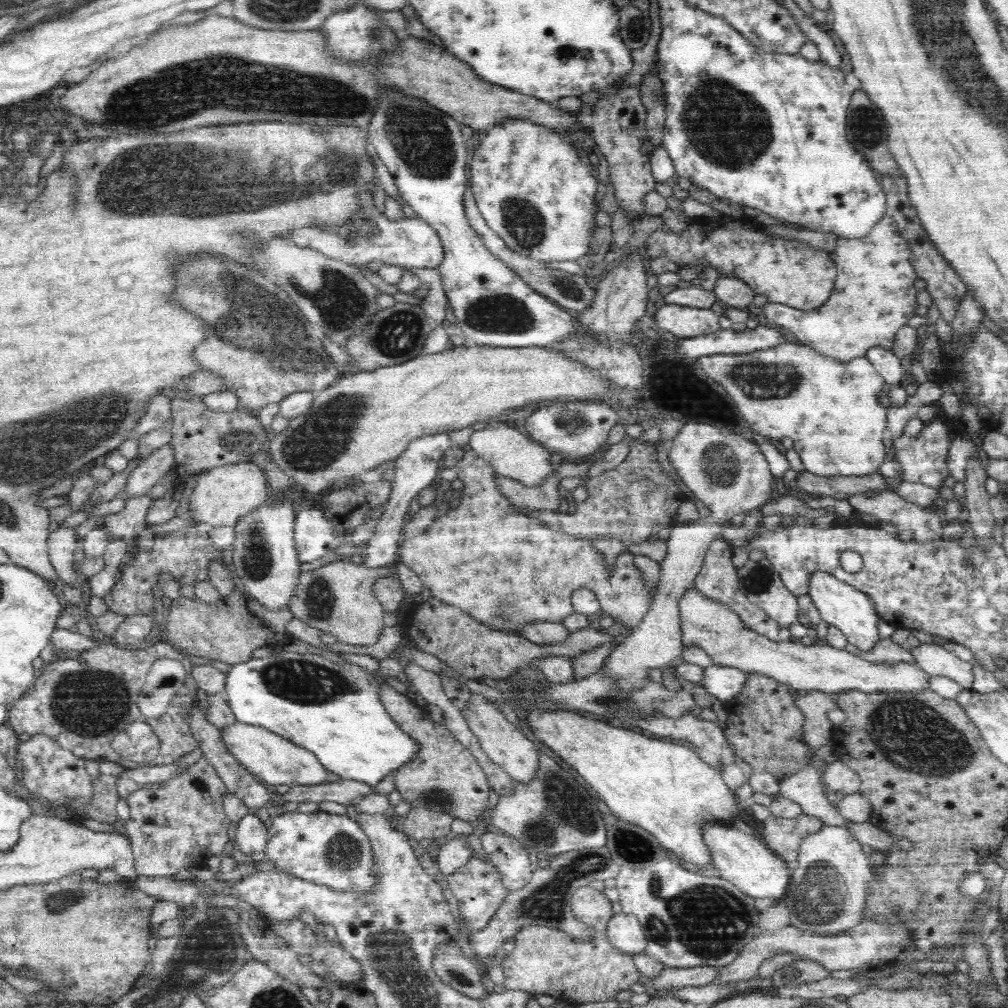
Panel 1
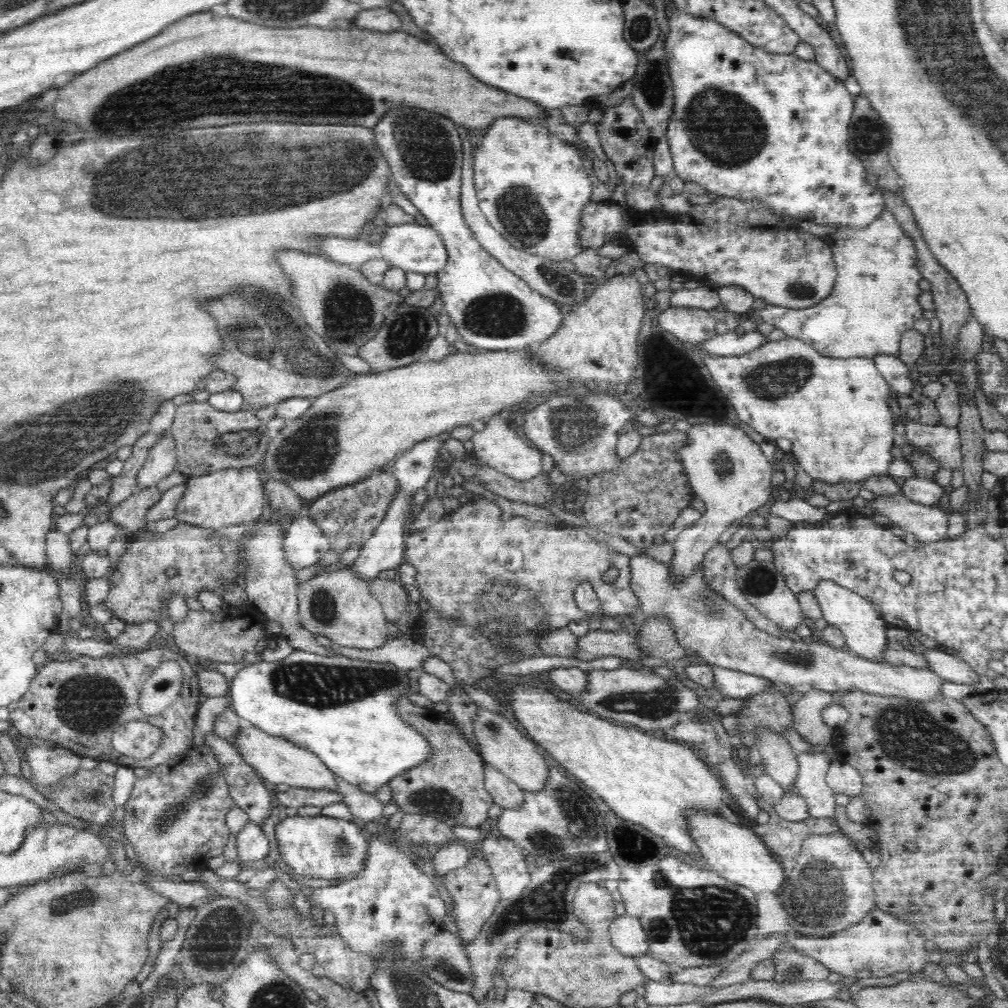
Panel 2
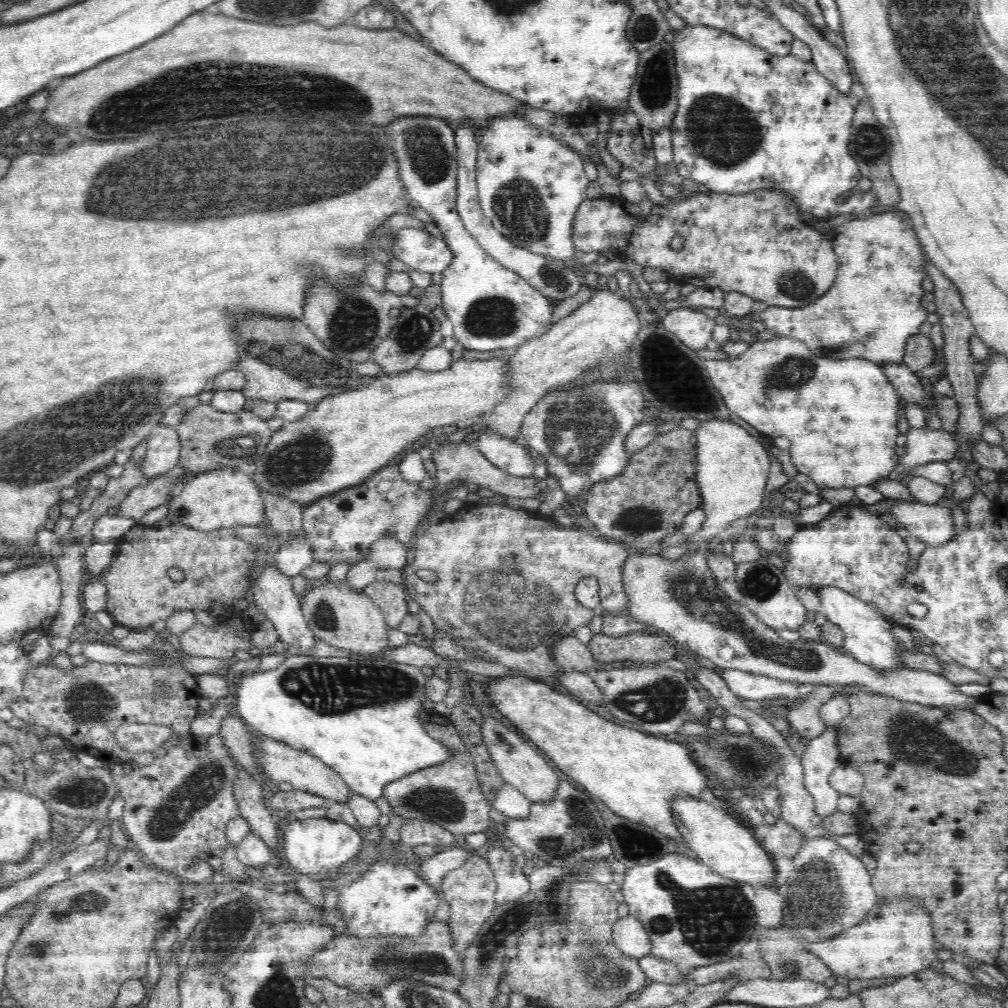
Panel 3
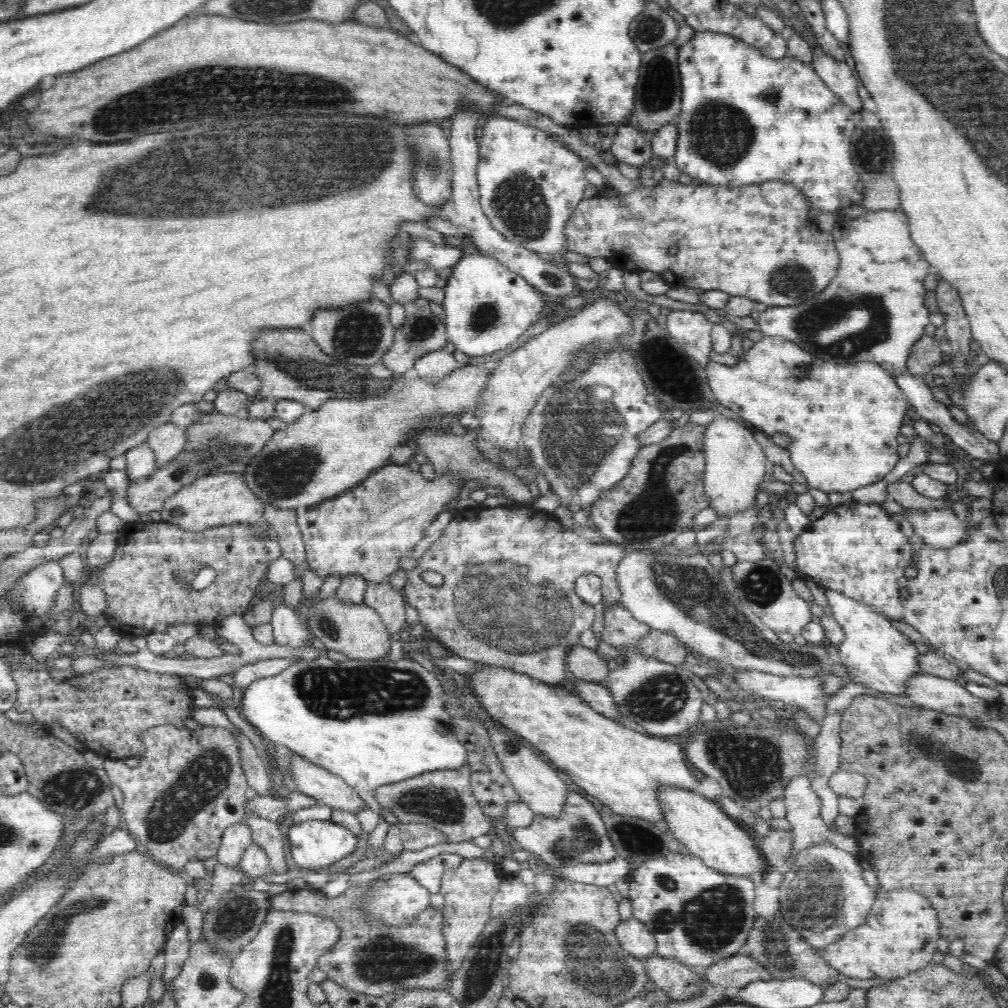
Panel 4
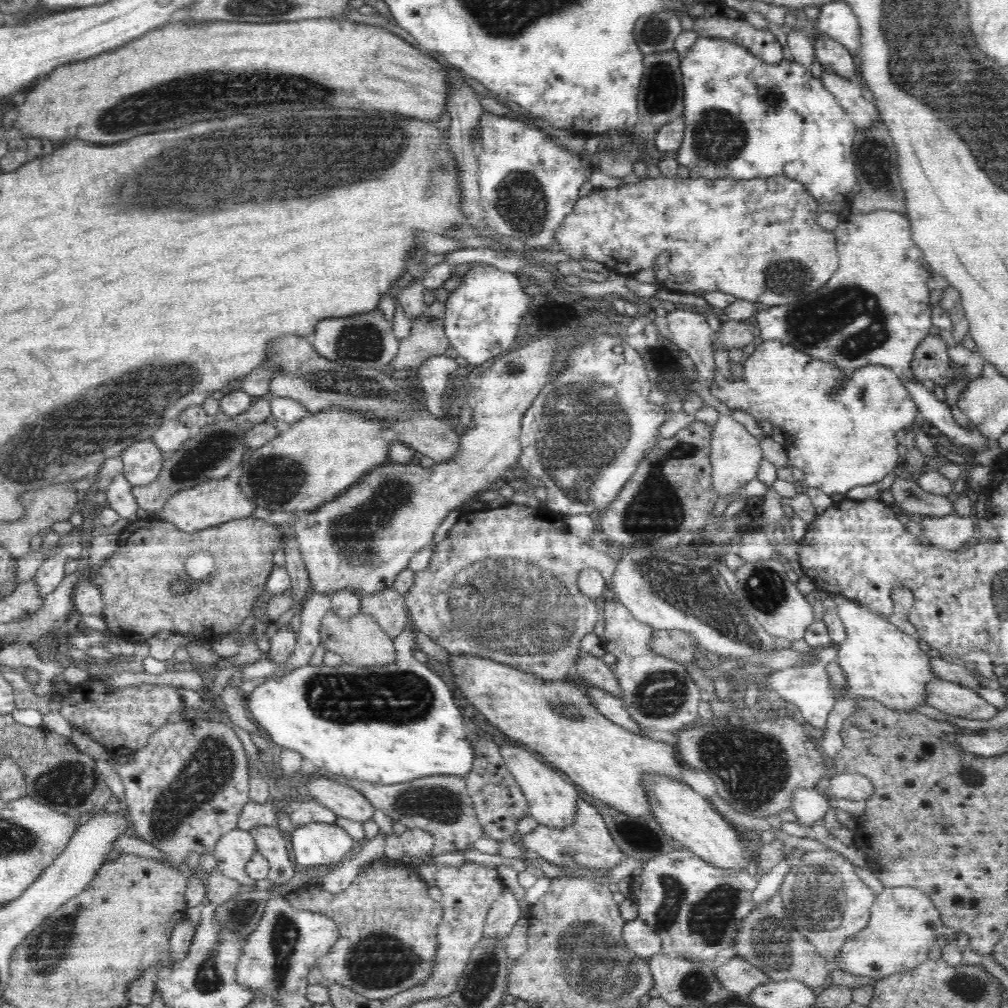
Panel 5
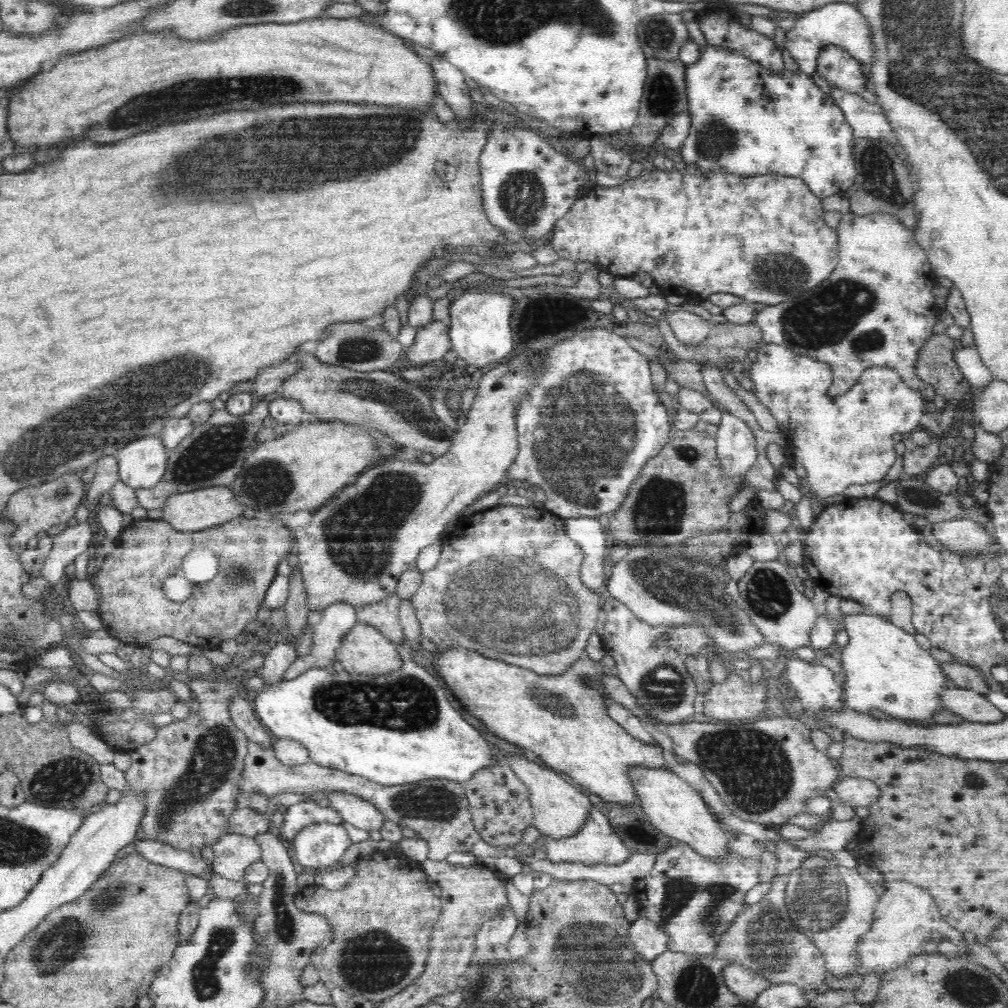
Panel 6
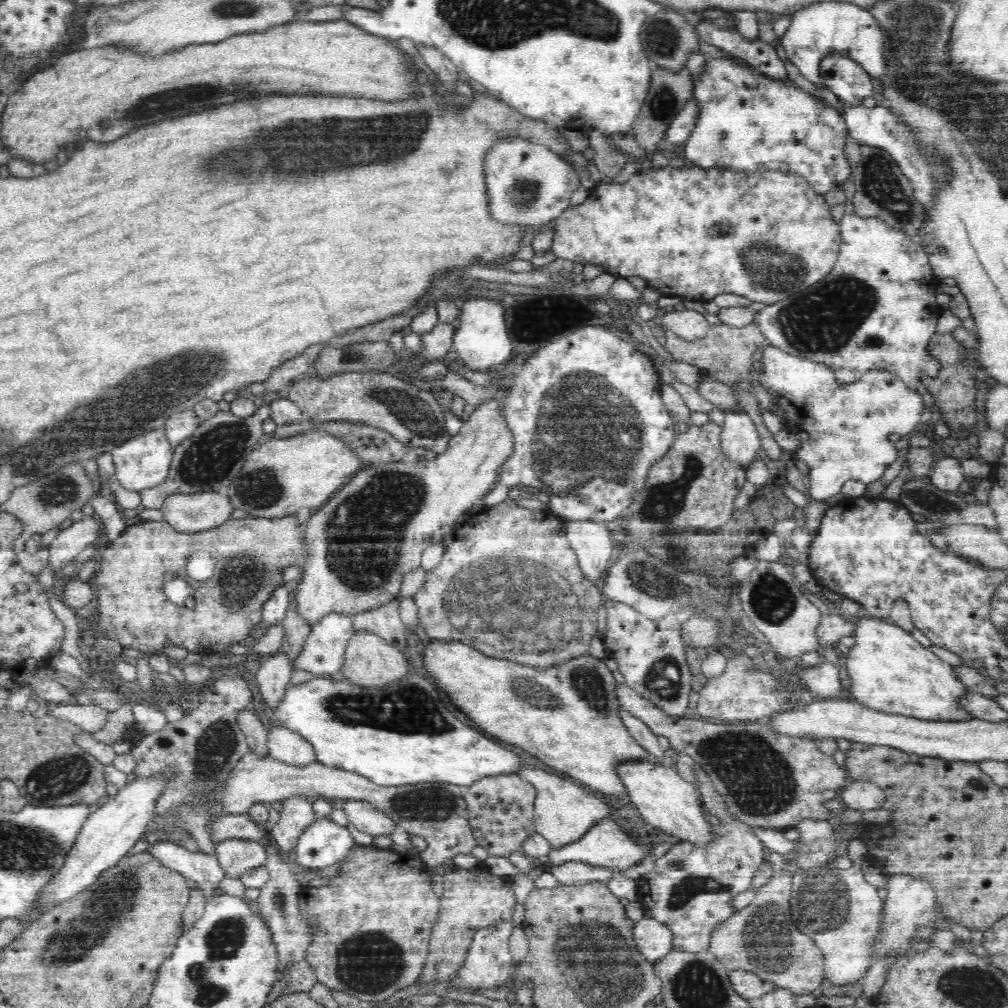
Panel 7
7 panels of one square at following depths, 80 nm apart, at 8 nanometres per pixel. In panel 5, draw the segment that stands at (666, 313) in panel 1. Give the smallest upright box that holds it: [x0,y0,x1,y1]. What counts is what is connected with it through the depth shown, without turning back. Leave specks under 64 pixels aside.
[666,309,716,386]

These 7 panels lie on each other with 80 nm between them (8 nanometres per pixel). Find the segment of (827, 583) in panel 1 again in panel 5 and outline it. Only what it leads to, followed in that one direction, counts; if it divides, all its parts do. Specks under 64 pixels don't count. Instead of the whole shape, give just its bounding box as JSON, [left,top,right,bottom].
[818,596,939,764]

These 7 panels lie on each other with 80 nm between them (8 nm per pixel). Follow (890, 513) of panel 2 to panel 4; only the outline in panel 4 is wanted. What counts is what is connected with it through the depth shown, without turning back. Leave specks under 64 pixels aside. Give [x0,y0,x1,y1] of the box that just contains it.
[905,508,968,548]

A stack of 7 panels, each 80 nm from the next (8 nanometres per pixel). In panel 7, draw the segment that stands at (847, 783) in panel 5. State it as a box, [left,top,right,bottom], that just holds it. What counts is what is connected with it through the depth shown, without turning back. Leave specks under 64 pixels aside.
[840,780,885,810]

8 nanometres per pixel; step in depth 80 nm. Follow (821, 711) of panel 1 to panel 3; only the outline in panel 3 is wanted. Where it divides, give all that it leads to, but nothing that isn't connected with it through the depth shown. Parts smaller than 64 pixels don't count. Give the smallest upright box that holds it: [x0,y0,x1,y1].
[786,685,836,740]

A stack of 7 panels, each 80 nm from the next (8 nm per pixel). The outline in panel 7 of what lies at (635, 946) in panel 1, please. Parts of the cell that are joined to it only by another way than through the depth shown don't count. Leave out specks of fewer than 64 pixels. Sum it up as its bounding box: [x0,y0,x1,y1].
[632,917,675,963]

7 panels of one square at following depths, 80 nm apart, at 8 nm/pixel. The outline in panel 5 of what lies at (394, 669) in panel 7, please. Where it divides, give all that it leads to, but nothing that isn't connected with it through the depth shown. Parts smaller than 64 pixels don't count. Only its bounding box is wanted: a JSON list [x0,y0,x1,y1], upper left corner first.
[320,610,396,667]

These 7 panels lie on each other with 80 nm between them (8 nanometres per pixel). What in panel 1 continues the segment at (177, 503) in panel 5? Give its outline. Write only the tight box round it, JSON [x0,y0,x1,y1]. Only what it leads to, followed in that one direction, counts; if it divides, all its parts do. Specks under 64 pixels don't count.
[189,462,270,527]

